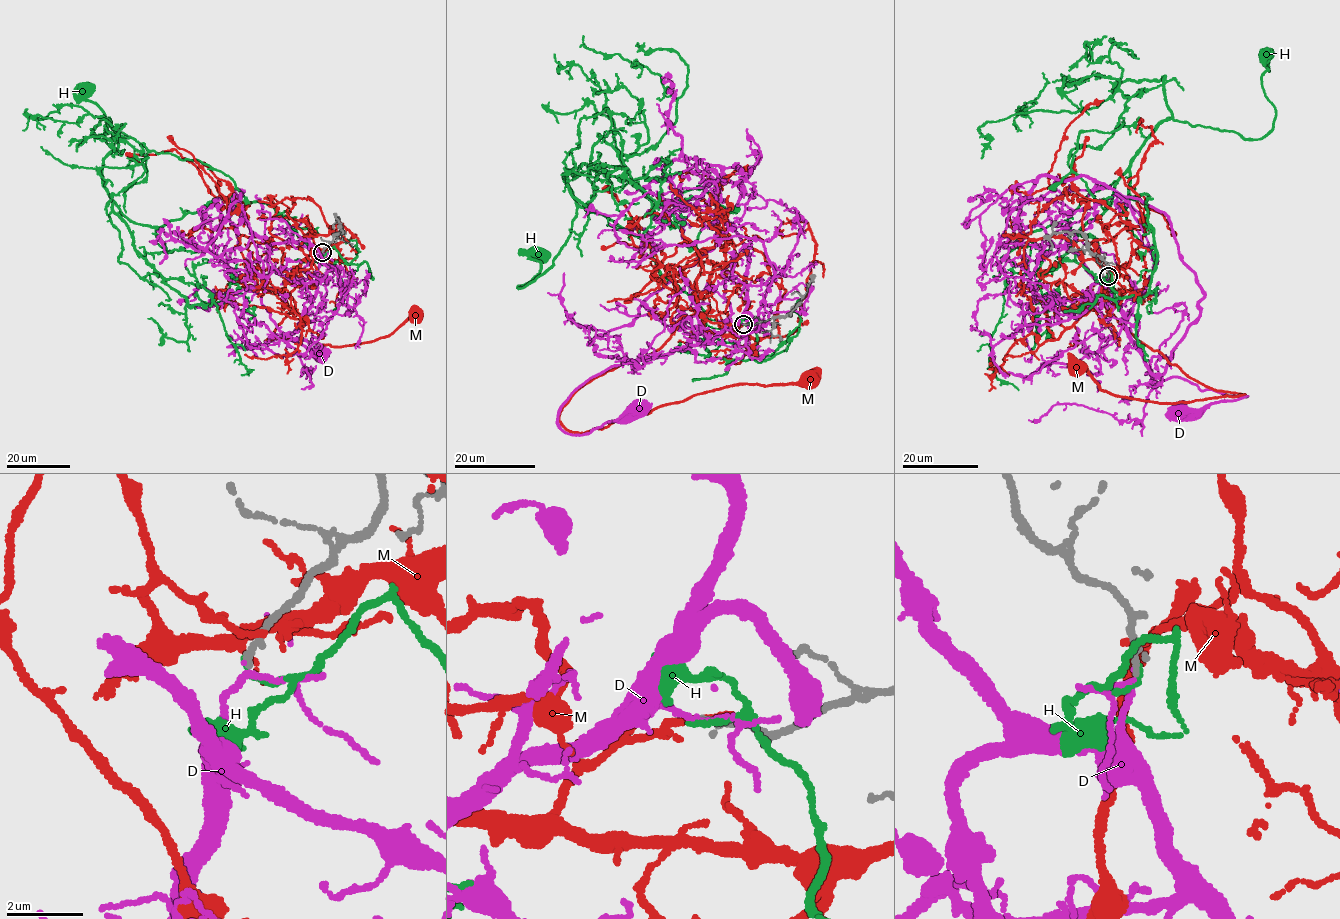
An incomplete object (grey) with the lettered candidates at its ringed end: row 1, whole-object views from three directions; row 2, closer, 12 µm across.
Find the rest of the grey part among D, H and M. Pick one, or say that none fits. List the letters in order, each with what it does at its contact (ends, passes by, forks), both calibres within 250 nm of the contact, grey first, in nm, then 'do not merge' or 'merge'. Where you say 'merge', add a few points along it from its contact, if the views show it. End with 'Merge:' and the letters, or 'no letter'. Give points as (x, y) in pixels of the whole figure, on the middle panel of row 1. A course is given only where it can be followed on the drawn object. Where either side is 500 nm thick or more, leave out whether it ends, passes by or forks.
D: it passes by; calibres 170 and 120 nm; merge; course (744, 323), (594, 375), (560, 408), (558, 424), (582, 435), (612, 421), (627, 423), (636, 410)
H: it ends; calibres 180 and 120 nm; do not merge
M: it ends; calibres 240 and 170 nm; do not merge
Merge: D

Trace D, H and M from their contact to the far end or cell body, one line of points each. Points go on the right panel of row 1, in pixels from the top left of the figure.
D: (1107, 276), (1127, 336), (1151, 372), (1164, 379), (1179, 376), (1202, 390), (1247, 396), (1181, 410)
H: (1108, 275), (1138, 298), (1156, 265), (1149, 198), (1123, 211), (1141, 145), (1171, 118), (1269, 133), (1266, 58)
M: (1108, 273), (1119, 267), (1131, 285), (1111, 308), (1117, 322), (1202, 384), (1244, 394), (1127, 398), (1076, 365)

